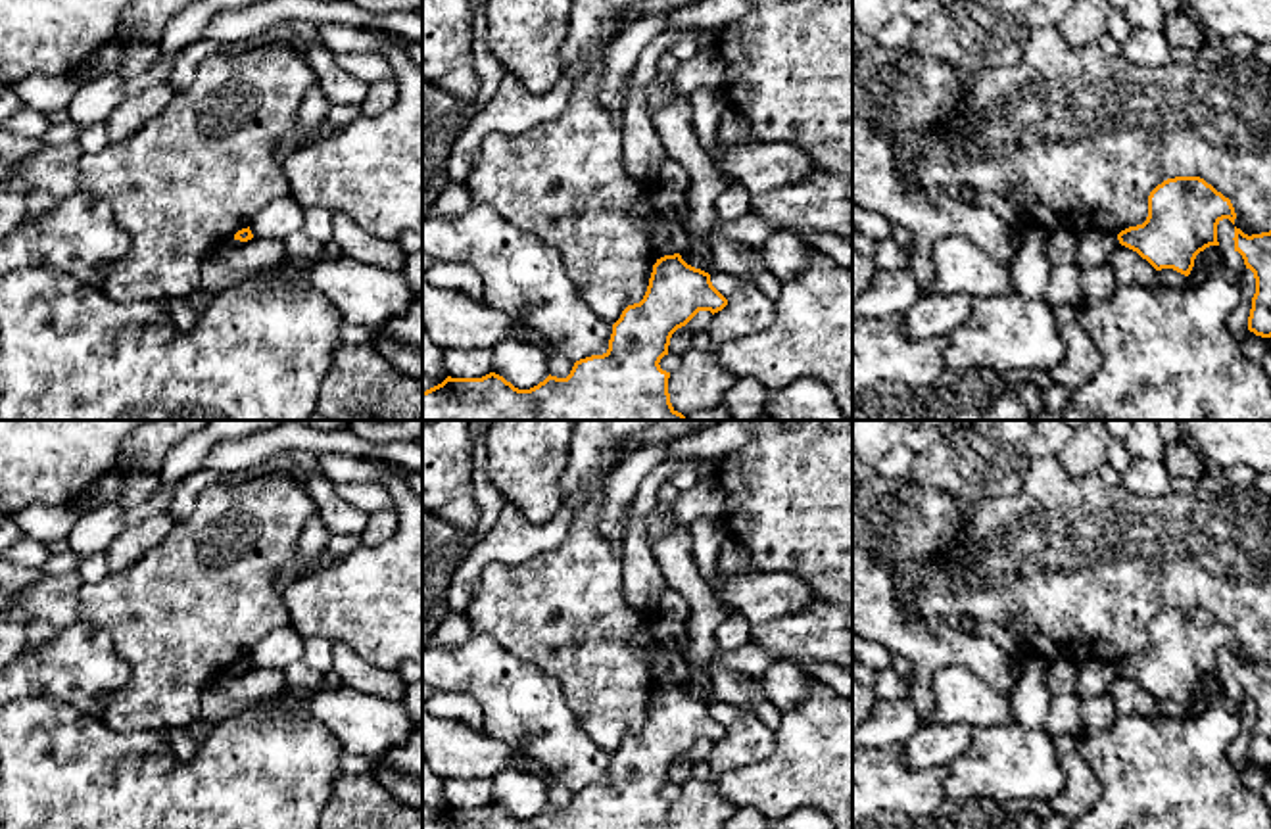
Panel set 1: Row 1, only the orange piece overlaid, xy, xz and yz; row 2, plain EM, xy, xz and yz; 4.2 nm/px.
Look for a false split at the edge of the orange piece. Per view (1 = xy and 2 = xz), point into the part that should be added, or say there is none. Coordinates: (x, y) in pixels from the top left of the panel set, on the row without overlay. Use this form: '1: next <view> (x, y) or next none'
1: next none
2: next none

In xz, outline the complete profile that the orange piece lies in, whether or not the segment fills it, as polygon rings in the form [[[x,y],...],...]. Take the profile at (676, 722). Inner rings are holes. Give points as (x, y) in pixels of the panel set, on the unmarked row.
[[[680,683],[664,685],[653,695],[647,722],[639,733],[628,735],[612,754],[609,779],[574,793],[566,808],[547,806],[530,819],[518,819],[503,806],[451,808],[422,821],[422,829],[670,829],[670,802],[660,798],[672,764],[699,741],[722,741],[728,729],[712,716],[710,704],[687,695]]]

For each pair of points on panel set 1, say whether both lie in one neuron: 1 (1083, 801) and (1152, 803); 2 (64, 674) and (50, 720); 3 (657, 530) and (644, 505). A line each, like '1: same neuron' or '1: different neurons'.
1: different neurons
2: different neurons
3: different neurons

